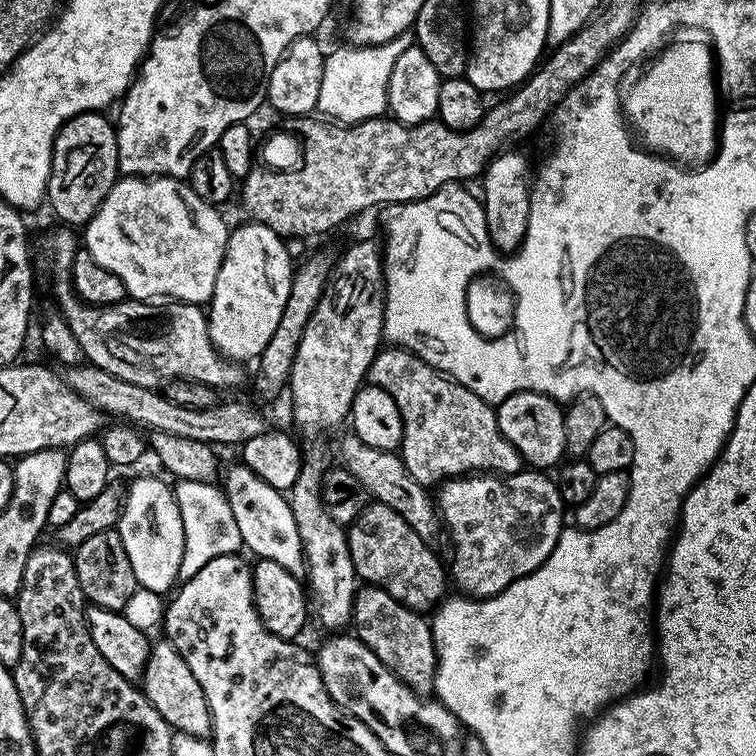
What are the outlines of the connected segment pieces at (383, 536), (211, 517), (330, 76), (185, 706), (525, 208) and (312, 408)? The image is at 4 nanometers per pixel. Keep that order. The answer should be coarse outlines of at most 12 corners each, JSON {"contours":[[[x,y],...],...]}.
{"contours":[[[390,506],[347,525],[357,577],[421,614],[446,568]],[[215,483],[175,485],[185,527],[179,579],[241,551],[238,522]],[[413,47],[336,48],[324,57],[317,111],[345,125],[383,115],[390,70]],[[167,638],[151,645],[144,697],[180,734],[207,737],[198,678]],[[505,150],[482,173],[492,244],[520,247],[530,214],[530,168]],[[384,258],[335,261],[287,391],[308,436],[349,419],[384,340]]]}

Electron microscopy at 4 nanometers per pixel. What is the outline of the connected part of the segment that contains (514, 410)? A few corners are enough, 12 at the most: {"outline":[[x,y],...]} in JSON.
{"outline":[[512,392],[498,430],[525,465],[565,459],[564,408],[541,392]]}

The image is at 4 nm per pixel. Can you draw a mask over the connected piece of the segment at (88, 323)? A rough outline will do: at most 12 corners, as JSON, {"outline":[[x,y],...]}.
{"outline":[[56,226],[52,292],[83,359],[159,389],[244,380],[199,304],[86,304],[78,236]]}

